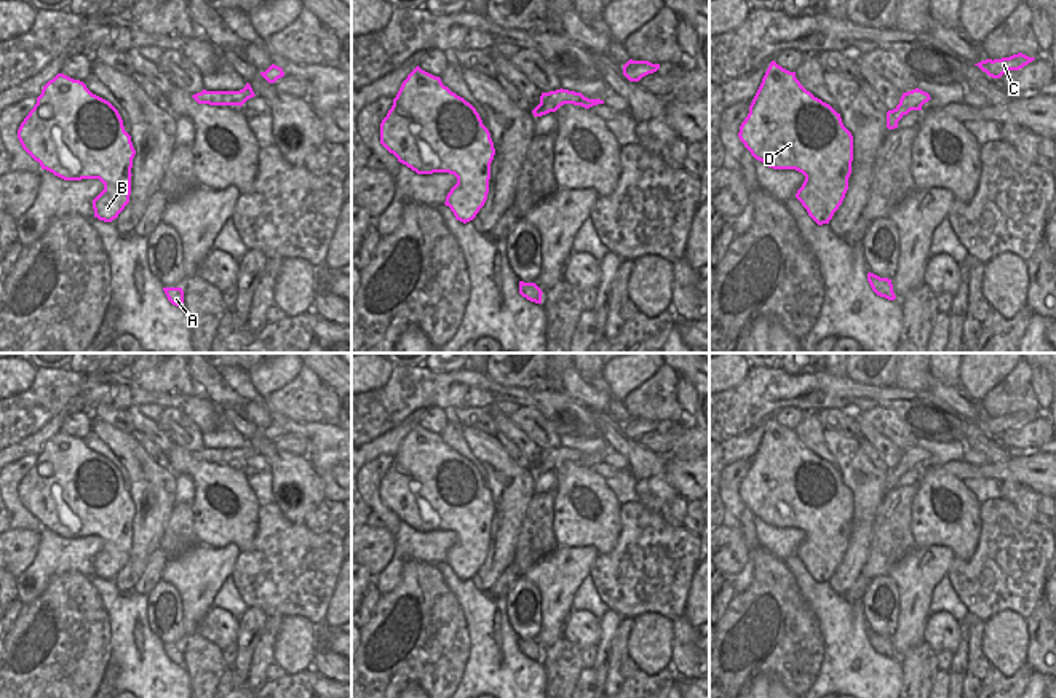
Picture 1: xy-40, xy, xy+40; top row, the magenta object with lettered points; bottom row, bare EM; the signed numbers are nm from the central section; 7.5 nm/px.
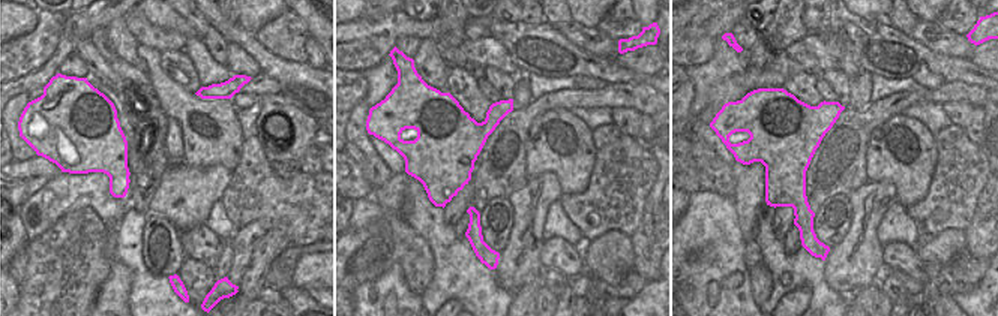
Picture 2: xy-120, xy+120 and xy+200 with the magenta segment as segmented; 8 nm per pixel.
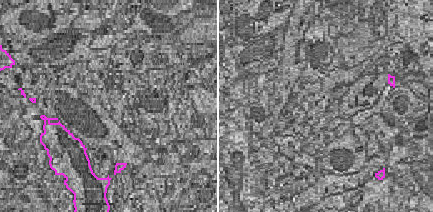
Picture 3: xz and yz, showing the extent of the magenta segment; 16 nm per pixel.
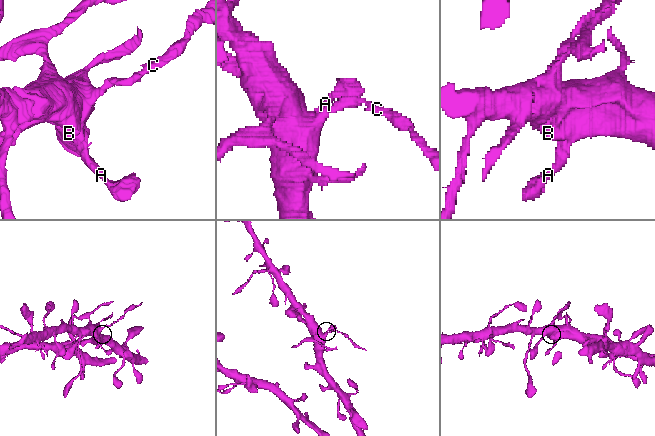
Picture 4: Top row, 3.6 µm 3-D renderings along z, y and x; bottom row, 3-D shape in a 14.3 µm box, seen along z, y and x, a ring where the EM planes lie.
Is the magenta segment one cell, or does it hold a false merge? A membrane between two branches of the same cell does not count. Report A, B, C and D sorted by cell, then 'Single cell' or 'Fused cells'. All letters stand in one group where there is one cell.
Groups: A B D / C. Fused cells

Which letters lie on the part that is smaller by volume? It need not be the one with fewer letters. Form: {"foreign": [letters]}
{"foreign": ["C"]}

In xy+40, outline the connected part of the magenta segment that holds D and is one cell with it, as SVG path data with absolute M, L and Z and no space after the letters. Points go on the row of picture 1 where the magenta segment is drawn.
M772 61L749 105L749 113L740 126L738 137L765 166L802 173L805 180L796 198L818 225L829 224L848 190L853 161L853 136L844 126L840 113L807 91L796 78L796 72Z

